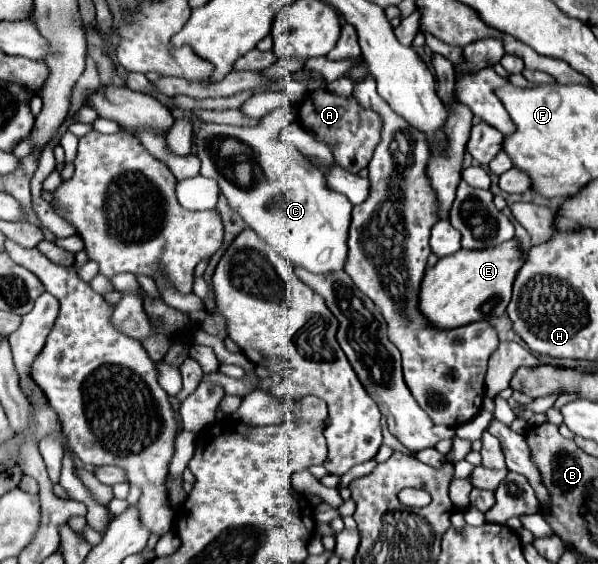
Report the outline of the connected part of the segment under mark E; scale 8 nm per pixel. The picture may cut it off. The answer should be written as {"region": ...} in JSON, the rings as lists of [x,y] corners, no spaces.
{"region":[[[513,237],[491,249],[459,249],[455,255],[441,257],[435,267],[425,271],[421,283],[421,313],[439,329],[455,329],[479,319],[491,319],[505,313],[517,271],[523,267],[523,247]]]}

